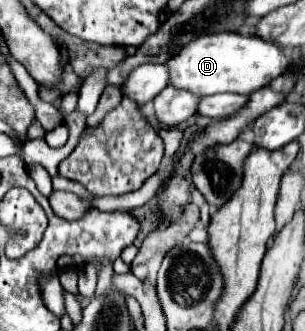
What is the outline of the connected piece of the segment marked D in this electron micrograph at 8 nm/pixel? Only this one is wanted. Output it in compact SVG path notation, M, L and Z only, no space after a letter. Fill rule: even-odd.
M223 31L213 35L199 35L197 39L183 45L181 53L173 55L165 65L169 69L169 85L175 89L183 89L199 97L215 93L249 95L251 91L257 91L257 87L265 87L271 79L285 73L289 59L279 45L267 43L259 37L245 37L233 31Z

